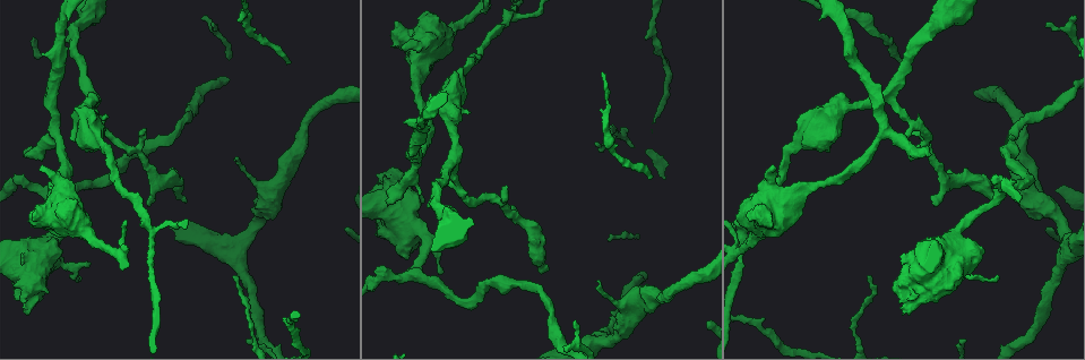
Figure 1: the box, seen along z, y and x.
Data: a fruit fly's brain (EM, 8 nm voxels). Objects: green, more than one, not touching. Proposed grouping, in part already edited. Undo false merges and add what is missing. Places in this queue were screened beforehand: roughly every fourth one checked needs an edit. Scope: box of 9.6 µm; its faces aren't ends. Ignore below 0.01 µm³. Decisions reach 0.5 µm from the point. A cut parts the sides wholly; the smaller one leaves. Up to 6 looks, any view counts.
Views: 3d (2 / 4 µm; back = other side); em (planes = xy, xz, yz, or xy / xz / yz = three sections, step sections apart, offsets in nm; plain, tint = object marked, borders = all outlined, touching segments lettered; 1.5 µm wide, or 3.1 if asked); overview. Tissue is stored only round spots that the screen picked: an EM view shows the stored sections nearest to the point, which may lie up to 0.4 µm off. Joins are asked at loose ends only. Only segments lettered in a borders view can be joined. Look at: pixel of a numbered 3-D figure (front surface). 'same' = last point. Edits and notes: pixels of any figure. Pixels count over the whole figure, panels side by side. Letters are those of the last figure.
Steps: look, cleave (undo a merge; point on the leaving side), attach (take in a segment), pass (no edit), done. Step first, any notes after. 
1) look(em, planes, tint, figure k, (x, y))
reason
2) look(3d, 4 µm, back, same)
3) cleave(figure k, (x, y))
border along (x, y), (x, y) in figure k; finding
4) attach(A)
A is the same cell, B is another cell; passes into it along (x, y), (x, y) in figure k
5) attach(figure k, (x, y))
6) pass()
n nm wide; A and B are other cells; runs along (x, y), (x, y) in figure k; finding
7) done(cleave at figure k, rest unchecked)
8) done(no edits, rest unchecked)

look(em, planes, borders, figure 1, (574, 322))
thin end

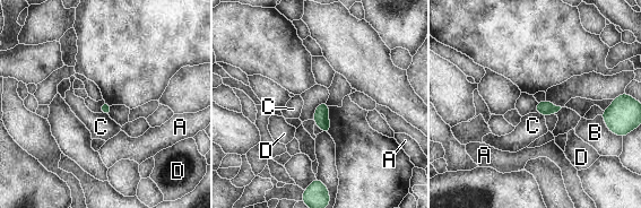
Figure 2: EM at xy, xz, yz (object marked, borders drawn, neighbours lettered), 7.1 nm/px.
pass()
B touches over 150 nm; A, B, C and D are other cells; border along (101, 112), (109, 116) in figure 2; none of them fits

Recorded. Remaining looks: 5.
look(3d, 2 µm, figure 1, (899, 59))
tapers out

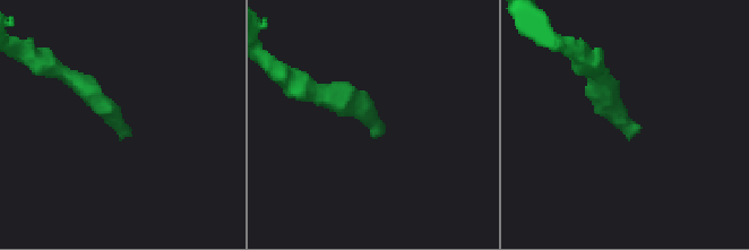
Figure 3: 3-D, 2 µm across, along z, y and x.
look(em, xz, step 8, tint, figure 3, (379, 135))

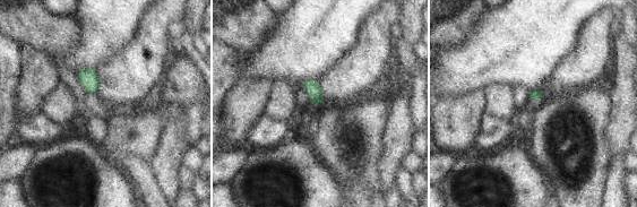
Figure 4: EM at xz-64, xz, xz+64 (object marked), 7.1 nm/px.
look(em, planes, borders, same)

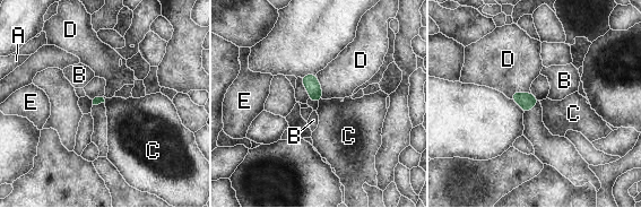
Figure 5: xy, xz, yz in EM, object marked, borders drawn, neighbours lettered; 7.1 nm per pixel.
pass()
A, B, C, D and E are other cells; border along (103, 97), (105, 102) in figure 5; no lettered segment goes on from it

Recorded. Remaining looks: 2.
look(em, xz, step 8, tint, figure 1, (1000, 179))
abrupt turn

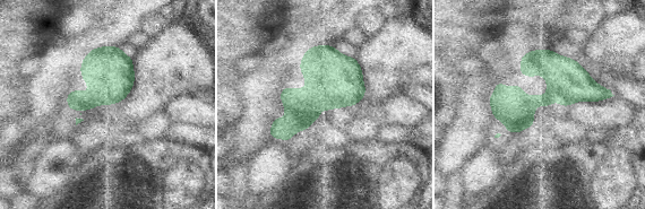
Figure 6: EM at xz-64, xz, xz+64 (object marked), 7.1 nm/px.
look(em, xz, step 8, borders, same)

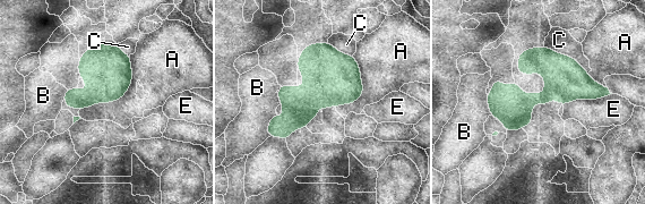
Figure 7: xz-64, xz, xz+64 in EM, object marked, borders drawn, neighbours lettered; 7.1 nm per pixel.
pass()
A, B, C and E are other cells; one neuron here

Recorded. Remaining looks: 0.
done(no edits, rest unchecked)

